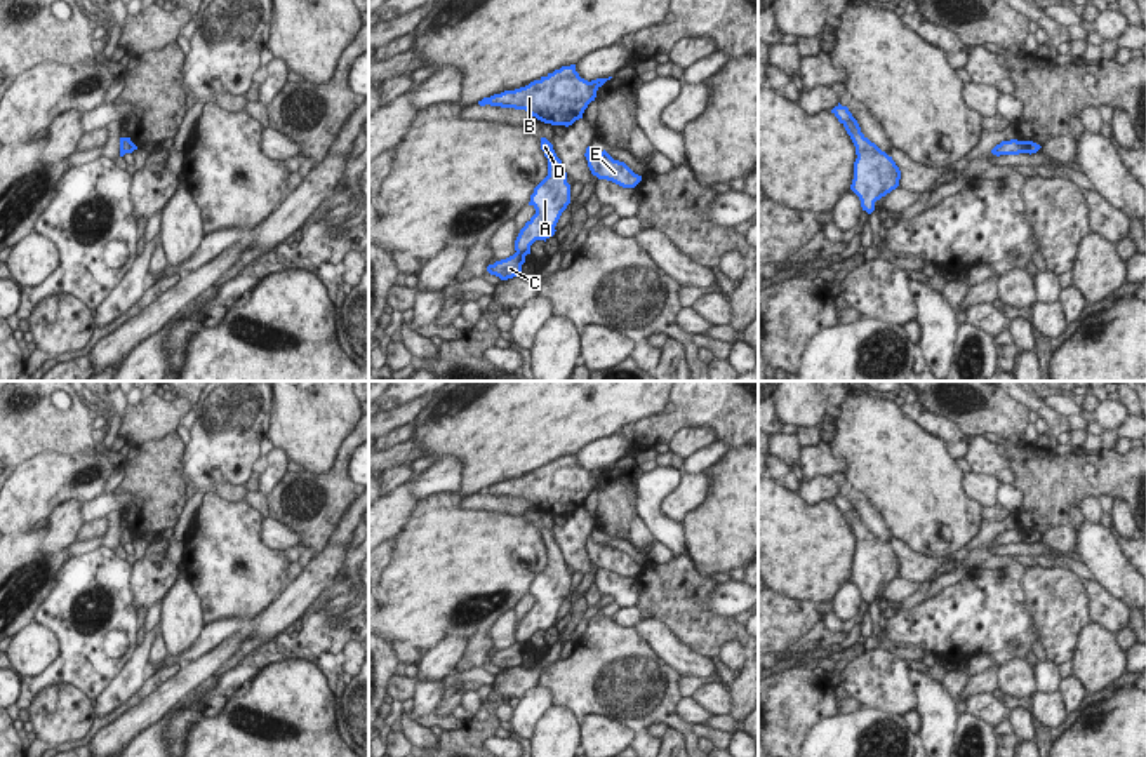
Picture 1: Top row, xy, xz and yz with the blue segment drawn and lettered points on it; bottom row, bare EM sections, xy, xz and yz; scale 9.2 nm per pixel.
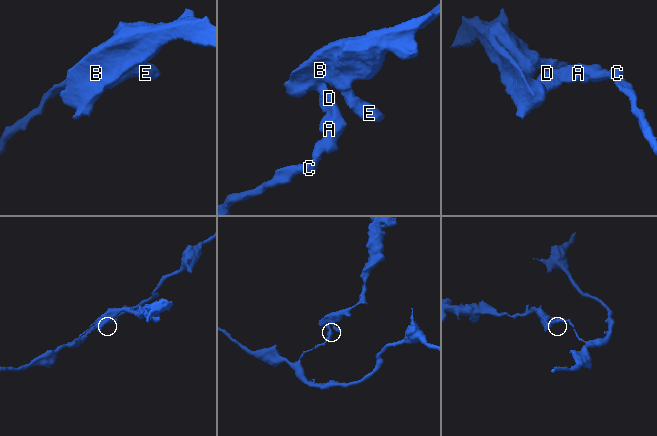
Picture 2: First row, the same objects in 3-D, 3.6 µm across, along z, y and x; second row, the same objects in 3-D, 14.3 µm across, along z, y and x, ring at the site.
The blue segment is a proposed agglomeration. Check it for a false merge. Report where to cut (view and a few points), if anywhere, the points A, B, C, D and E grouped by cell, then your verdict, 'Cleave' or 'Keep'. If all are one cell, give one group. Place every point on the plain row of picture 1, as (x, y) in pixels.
Split along yz (1021, 531), (1023, 542). Groups: A B D E / C. Cleave.

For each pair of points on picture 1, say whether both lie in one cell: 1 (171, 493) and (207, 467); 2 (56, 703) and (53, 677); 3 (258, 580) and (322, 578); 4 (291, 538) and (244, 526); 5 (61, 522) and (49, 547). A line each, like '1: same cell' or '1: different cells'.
1: different cells
2: different cells
3: different cells
4: different cells
5: same cell

